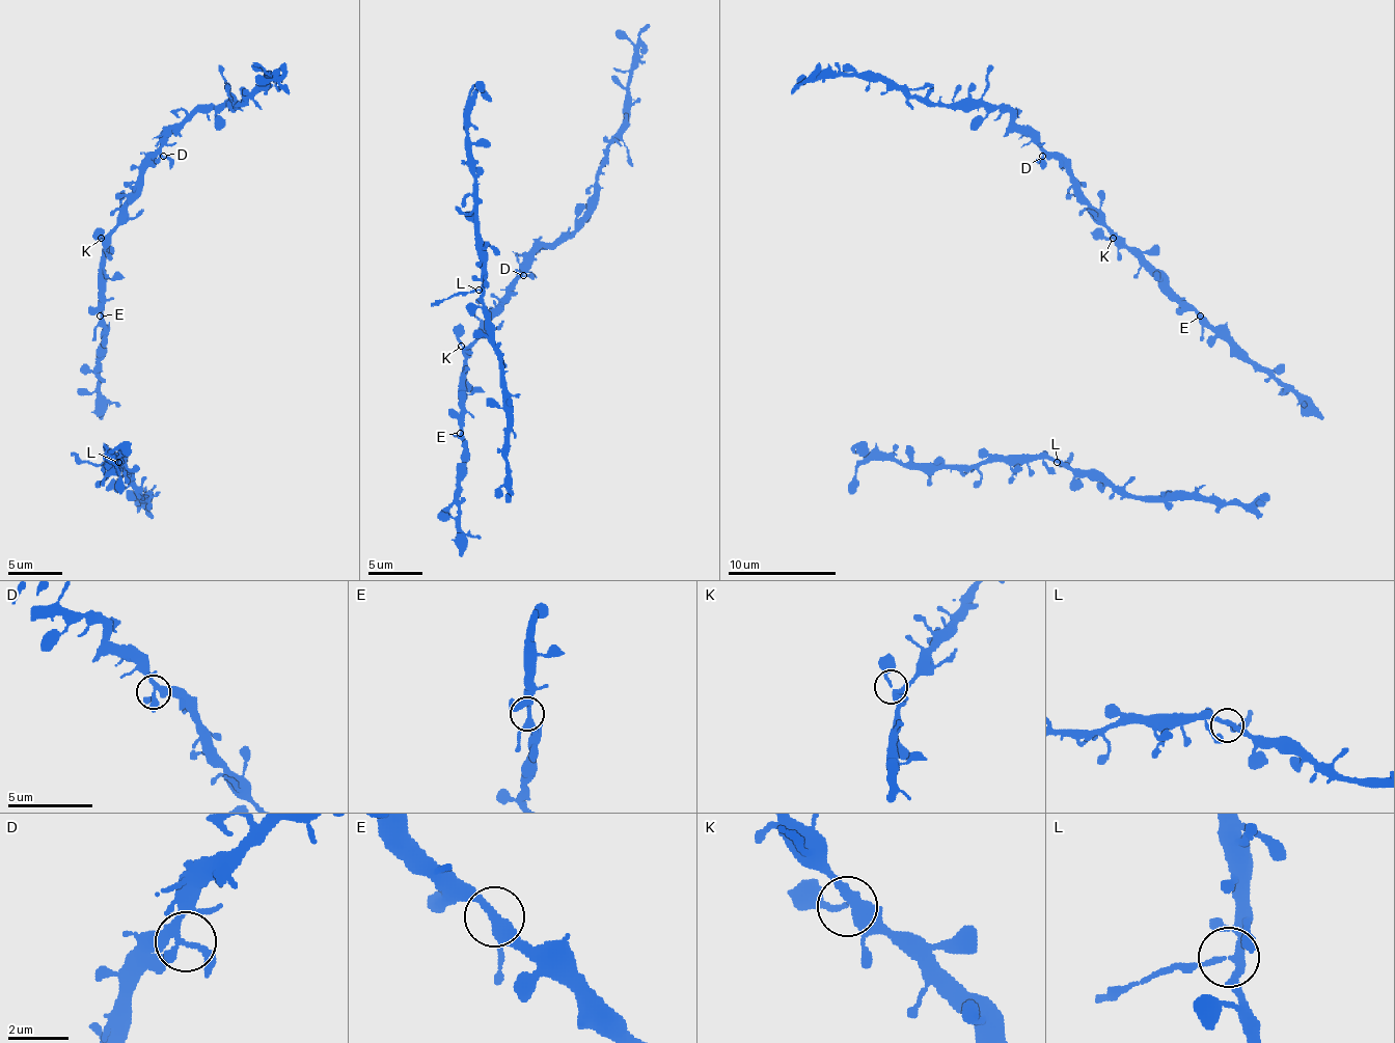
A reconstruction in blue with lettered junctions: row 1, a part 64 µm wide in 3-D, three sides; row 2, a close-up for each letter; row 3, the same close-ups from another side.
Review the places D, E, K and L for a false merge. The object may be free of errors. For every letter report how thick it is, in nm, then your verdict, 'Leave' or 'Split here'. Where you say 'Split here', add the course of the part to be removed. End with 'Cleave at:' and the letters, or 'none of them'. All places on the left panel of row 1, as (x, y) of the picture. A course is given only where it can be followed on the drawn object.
D: Thickness 280 nm. Leave
E: Thickness 280 nm. Leave
K: Thickness 300 nm. Leave
L: Thickness 240 nm. Split here. Course of the part to remove: (119, 463), (92, 465), (71, 451)
Cleave at: L

